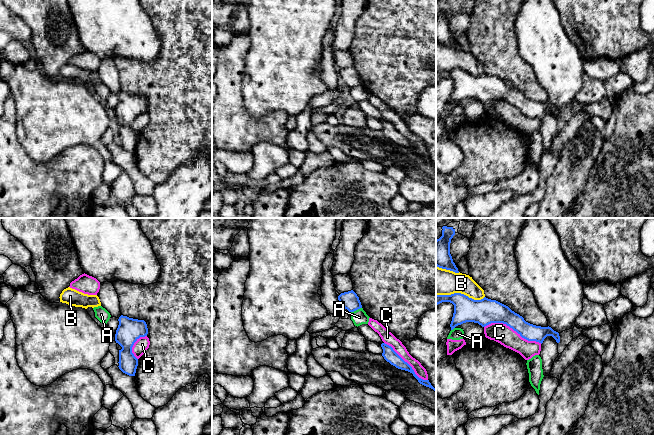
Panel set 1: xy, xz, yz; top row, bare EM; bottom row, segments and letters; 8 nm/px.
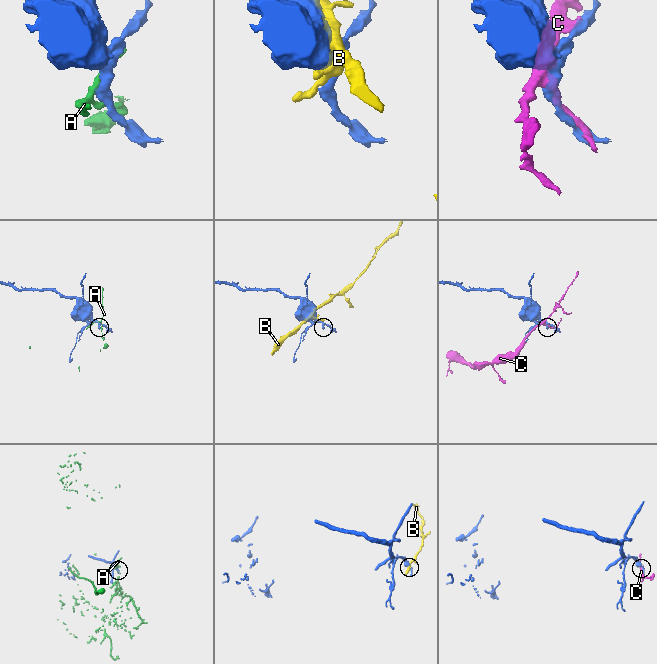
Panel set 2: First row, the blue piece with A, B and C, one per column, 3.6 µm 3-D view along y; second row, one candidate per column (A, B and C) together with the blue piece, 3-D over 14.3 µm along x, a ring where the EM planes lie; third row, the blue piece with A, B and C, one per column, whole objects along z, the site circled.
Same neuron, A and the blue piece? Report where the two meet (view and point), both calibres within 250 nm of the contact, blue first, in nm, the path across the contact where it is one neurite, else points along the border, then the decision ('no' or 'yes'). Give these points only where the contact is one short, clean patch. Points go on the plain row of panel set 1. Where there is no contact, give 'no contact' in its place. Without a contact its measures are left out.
contact xz (356, 85); calibres 150 and 120 nm; no

